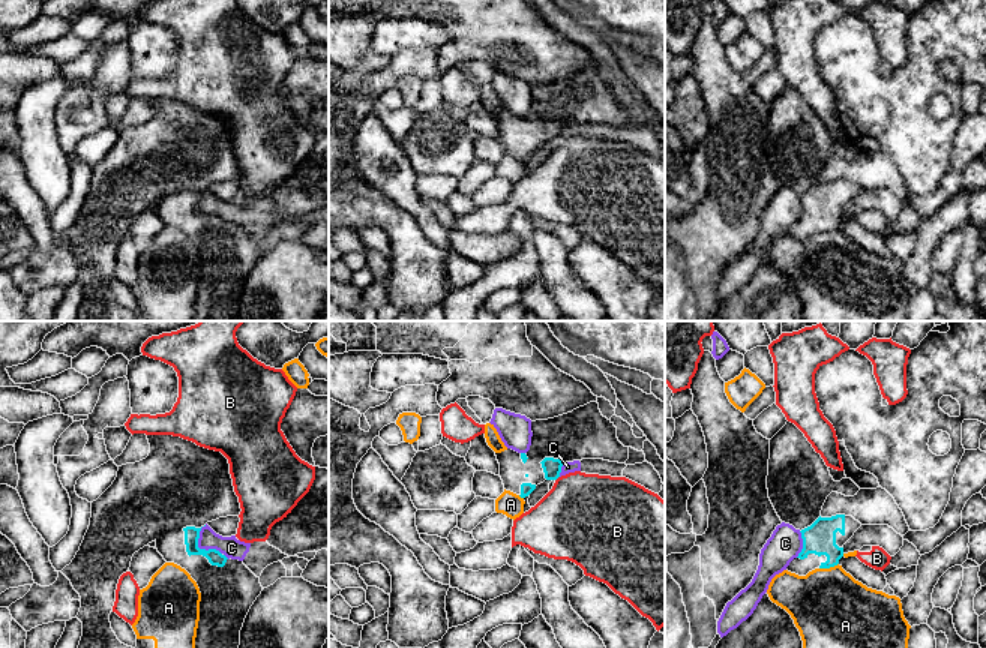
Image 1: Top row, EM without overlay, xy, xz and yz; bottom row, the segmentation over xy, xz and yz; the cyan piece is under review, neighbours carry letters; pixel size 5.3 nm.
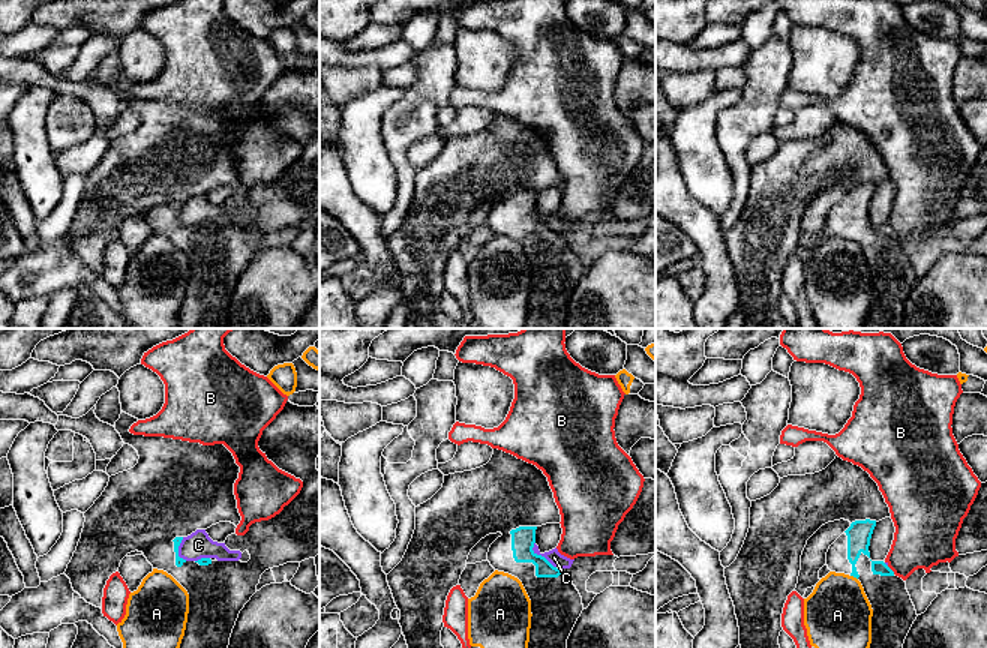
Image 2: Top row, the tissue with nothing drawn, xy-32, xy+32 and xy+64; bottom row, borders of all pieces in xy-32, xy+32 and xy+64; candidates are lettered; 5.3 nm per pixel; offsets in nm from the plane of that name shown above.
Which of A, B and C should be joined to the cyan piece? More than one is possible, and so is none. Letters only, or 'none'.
none

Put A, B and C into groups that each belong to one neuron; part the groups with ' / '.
A / B C

